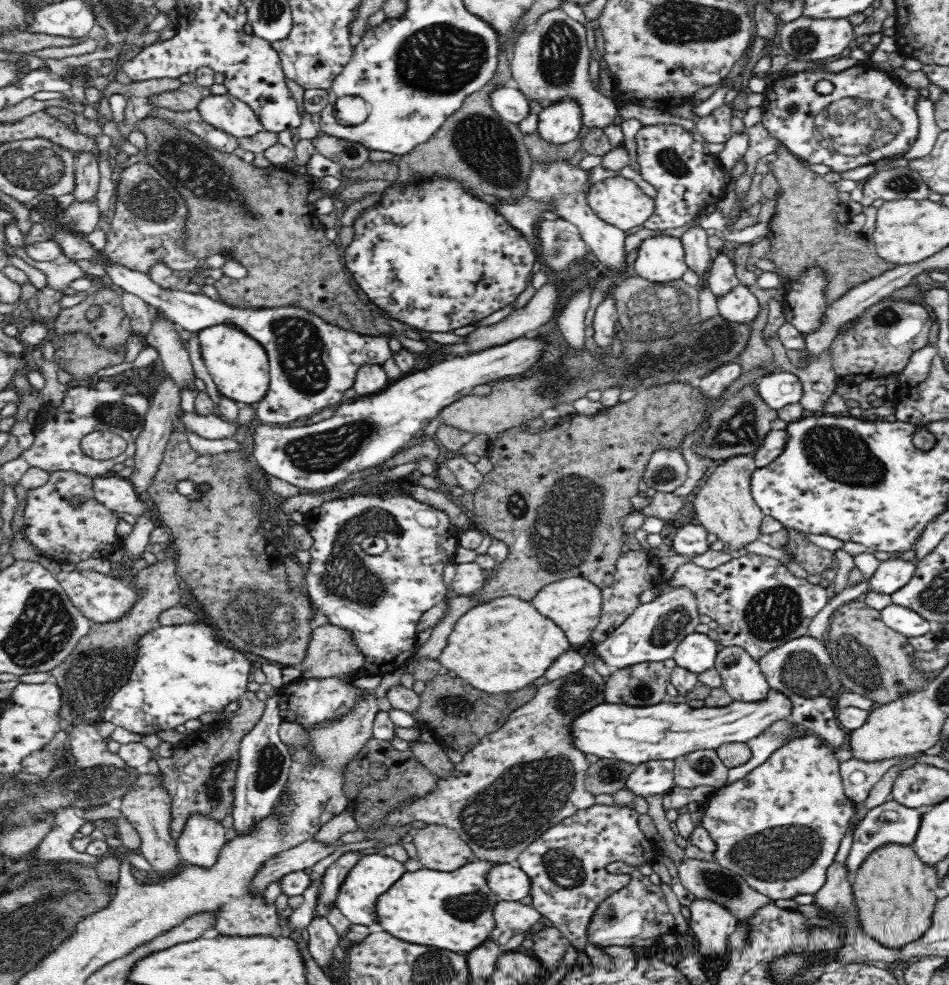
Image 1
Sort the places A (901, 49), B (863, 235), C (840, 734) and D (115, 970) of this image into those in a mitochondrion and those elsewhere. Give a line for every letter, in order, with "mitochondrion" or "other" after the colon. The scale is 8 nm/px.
A: other
B: other
C: other
D: other

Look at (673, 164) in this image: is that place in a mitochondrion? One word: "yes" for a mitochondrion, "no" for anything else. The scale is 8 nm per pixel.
yes

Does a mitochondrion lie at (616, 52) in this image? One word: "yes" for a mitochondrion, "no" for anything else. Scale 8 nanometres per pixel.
no

